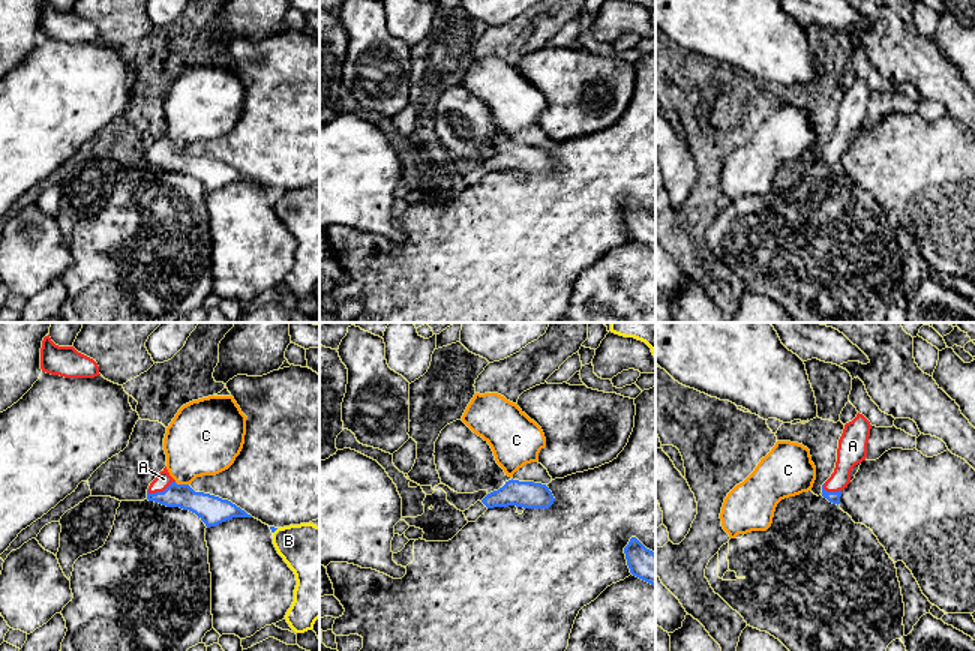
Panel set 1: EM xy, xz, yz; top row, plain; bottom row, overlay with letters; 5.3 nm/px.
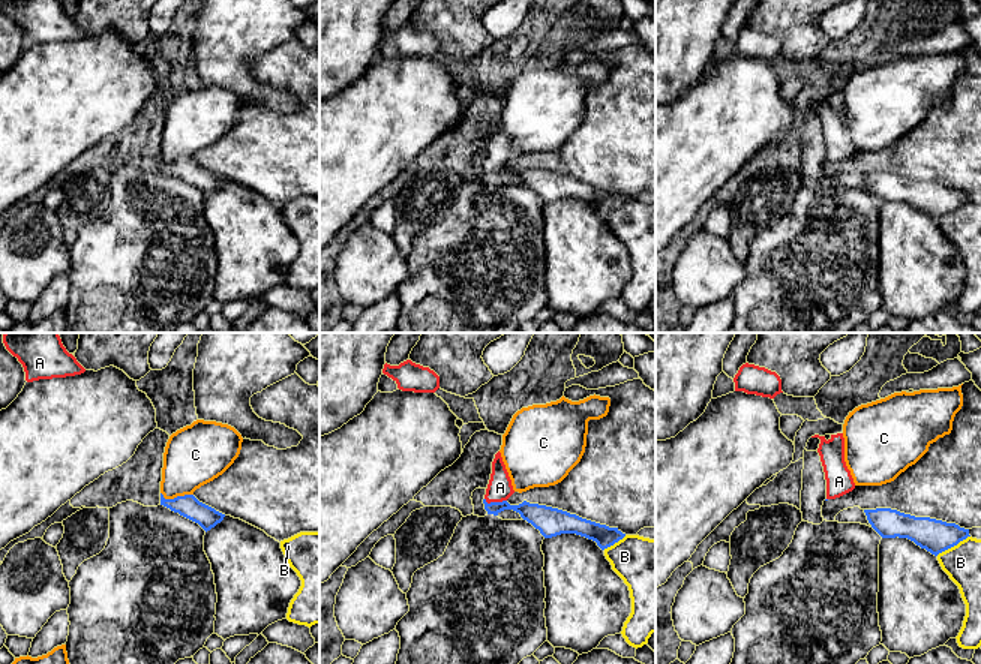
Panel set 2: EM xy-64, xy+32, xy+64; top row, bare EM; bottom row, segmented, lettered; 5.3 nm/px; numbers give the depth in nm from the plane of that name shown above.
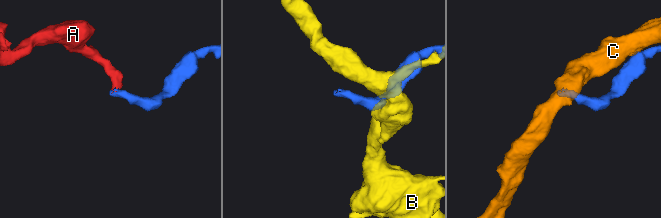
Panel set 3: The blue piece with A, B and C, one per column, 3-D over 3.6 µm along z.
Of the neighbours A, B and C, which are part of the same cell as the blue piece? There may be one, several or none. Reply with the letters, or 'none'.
A

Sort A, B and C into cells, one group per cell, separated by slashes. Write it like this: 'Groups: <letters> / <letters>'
Groups: A / B / C

